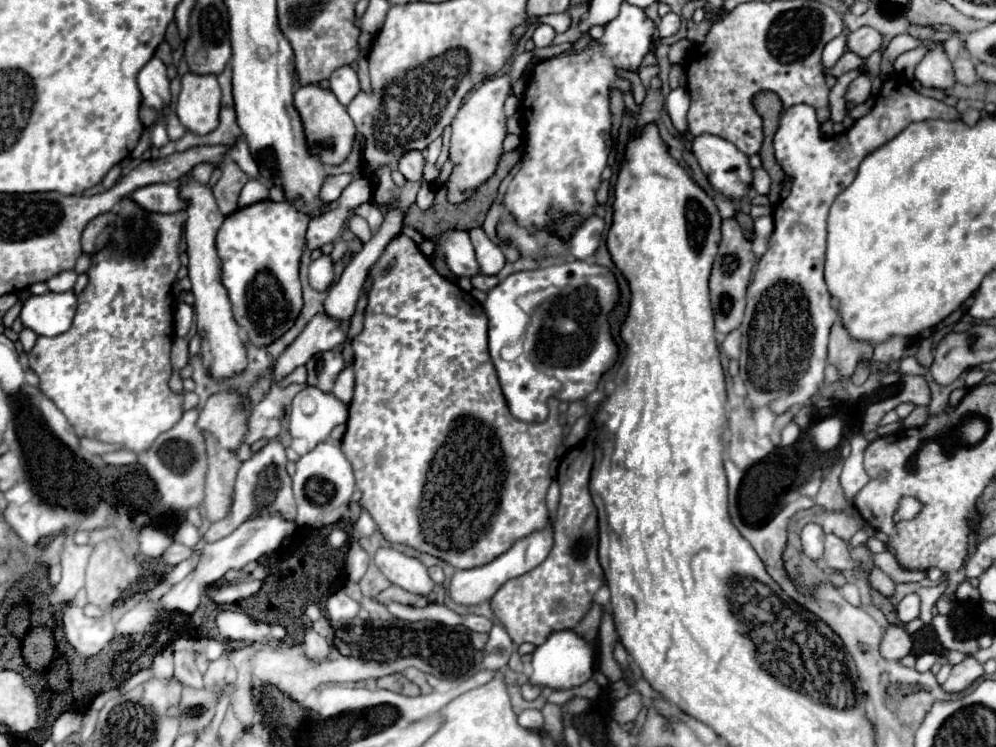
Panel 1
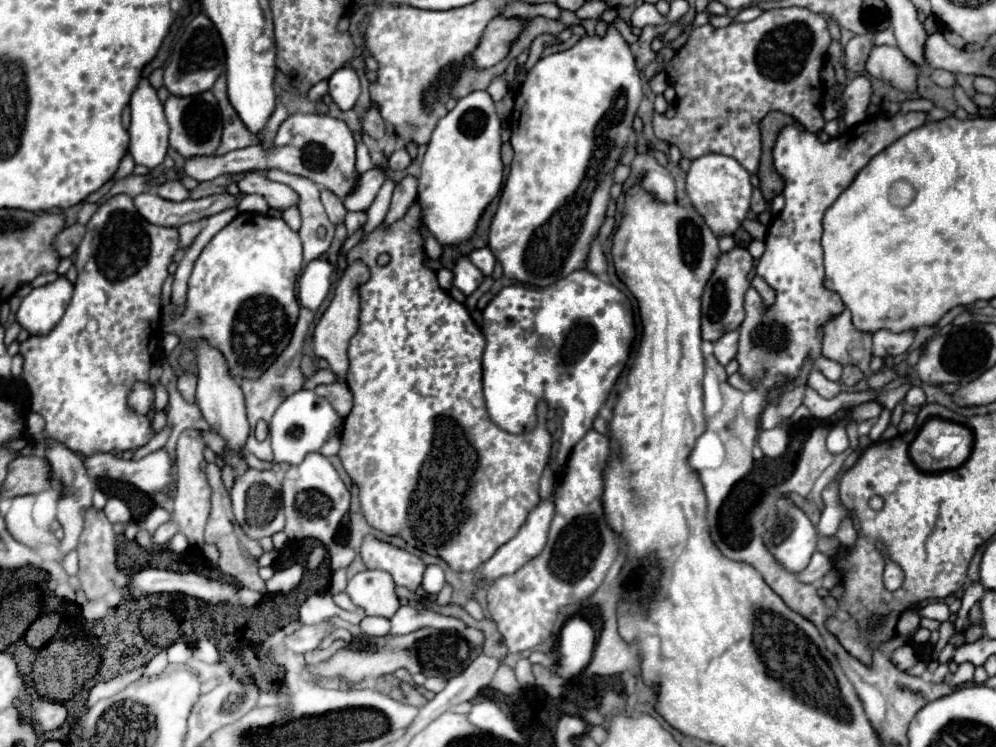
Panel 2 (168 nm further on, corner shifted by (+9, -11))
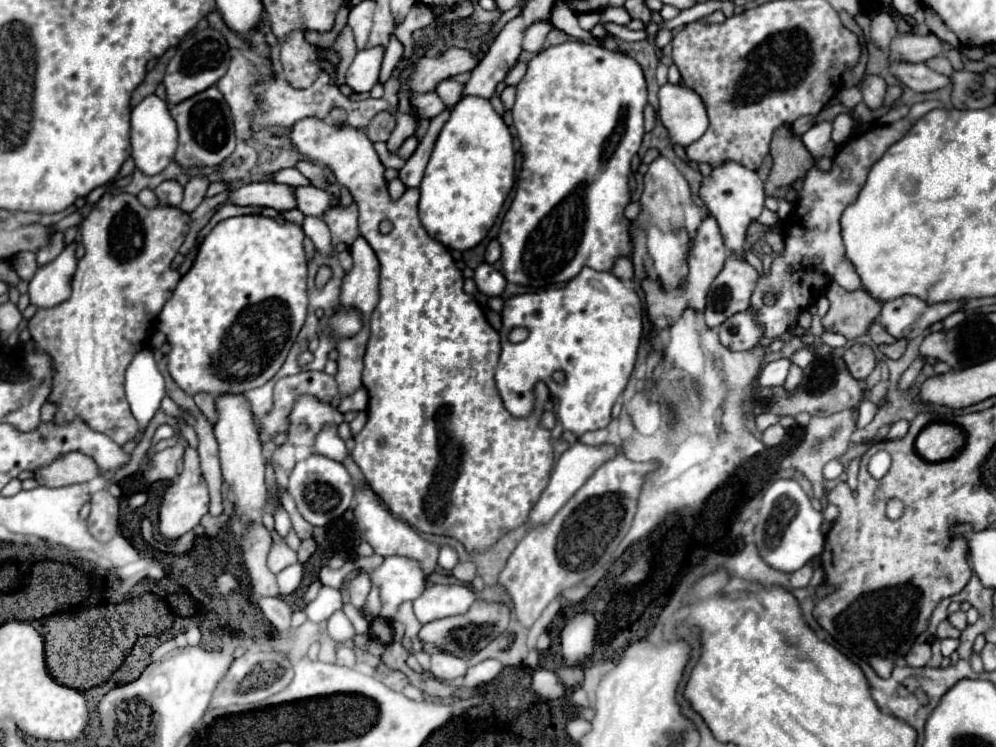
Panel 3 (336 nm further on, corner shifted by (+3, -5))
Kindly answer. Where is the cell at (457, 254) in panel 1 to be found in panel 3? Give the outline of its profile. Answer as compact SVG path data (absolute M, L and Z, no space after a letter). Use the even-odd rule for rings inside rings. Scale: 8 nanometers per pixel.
M483 262L481 266L475 268L475 276L473 276L477 288L481 294L485 296L501 296L503 288L505 288L505 278L501 272L497 272L491 264Z

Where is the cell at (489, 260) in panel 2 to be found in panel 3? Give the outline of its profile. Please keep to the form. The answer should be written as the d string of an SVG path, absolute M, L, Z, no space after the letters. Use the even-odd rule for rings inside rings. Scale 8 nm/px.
M493 239L491 242L489 242L487 250L485 250L485 262L495 264L495 262L499 260L499 256L501 256L501 246L499 246L497 239Z

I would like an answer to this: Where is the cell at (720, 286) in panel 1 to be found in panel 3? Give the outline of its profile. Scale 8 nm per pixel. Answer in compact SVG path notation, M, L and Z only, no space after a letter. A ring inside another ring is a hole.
M729 254L725 268L713 280L707 294L707 308L703 312L707 326L717 328L733 314L745 312L757 278L757 270L745 258Z

